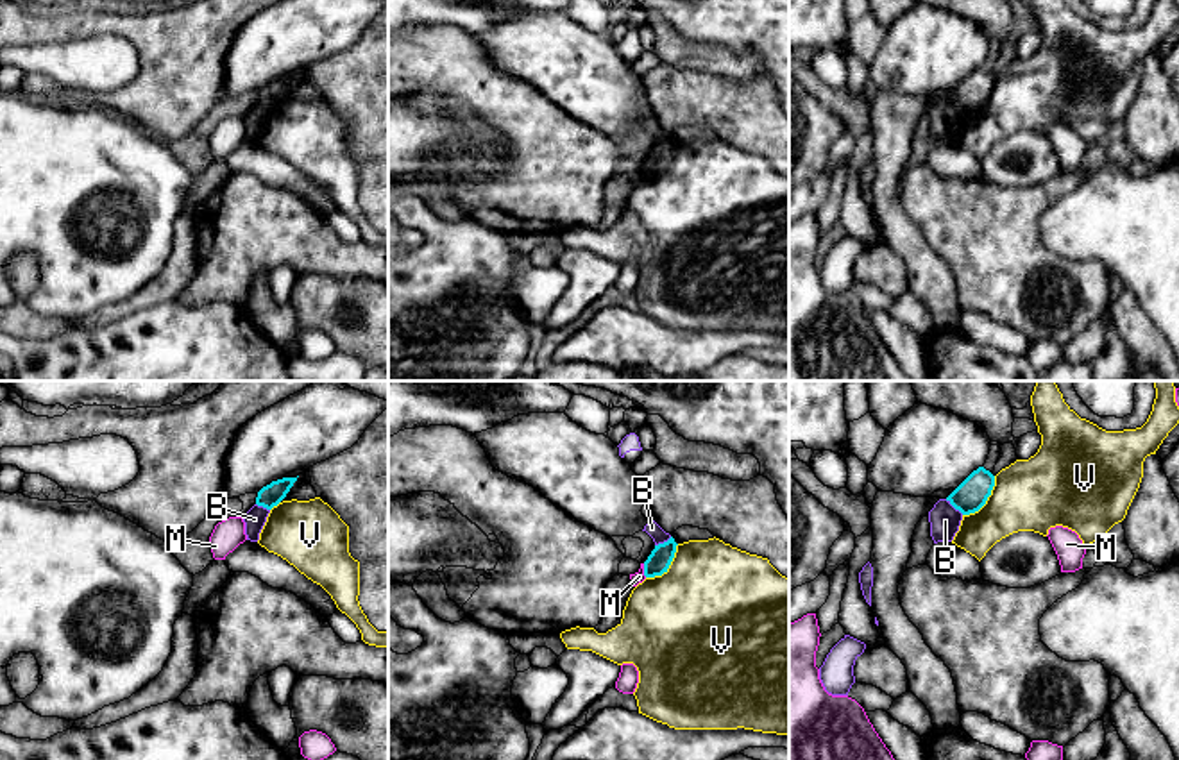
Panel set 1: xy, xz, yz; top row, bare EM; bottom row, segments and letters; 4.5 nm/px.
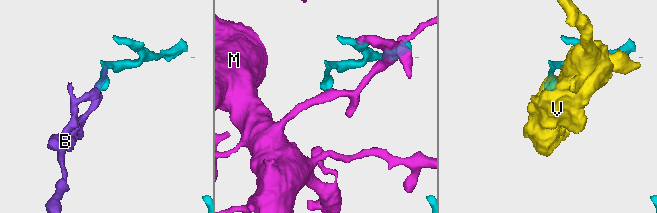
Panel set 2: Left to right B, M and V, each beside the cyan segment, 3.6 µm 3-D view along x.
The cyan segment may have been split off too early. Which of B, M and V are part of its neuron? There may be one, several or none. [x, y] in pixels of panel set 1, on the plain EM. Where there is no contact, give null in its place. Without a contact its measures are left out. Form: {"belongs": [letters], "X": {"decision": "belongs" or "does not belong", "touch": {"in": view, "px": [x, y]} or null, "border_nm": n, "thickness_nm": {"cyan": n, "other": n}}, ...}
{"belongs": [], "B": {"decision": "does not belong", "touch": {"in": "yz", "px": [954, 106]}, "border_nm": 110, "thickness_nm": {"cyan": 150, "other": 140}}, "M": {"decision": "does not belong", "touch": {"in": "xz", "px": [644, 170]}, "border_nm": 70, "thickness_nm": {"cyan": 100, "other": 50}}, "V": {"decision": "does not belong", "touch": {"in": "yz", "px": [986, 99]}, "border_nm": 240, "thickness_nm": {"cyan": 150, "other": 320}}}

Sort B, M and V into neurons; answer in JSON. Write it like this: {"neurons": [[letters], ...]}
{"neurons": [["B"], ["M"], ["V"]]}

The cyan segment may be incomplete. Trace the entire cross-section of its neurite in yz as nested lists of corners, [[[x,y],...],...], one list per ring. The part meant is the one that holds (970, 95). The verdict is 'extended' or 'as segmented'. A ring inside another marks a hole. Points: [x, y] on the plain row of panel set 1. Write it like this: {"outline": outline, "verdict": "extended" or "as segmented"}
{"outline": [[[979,66],[946,97],[946,100],[963,114],[970,114],[986,104],[993,86],[995,75],[984,66]]], "verdict": "as segmented"}

